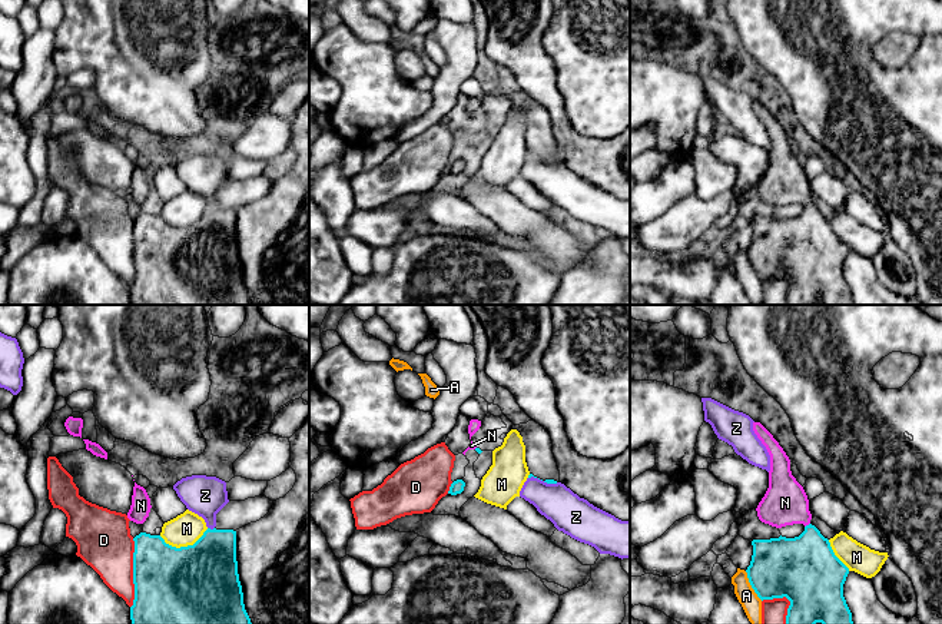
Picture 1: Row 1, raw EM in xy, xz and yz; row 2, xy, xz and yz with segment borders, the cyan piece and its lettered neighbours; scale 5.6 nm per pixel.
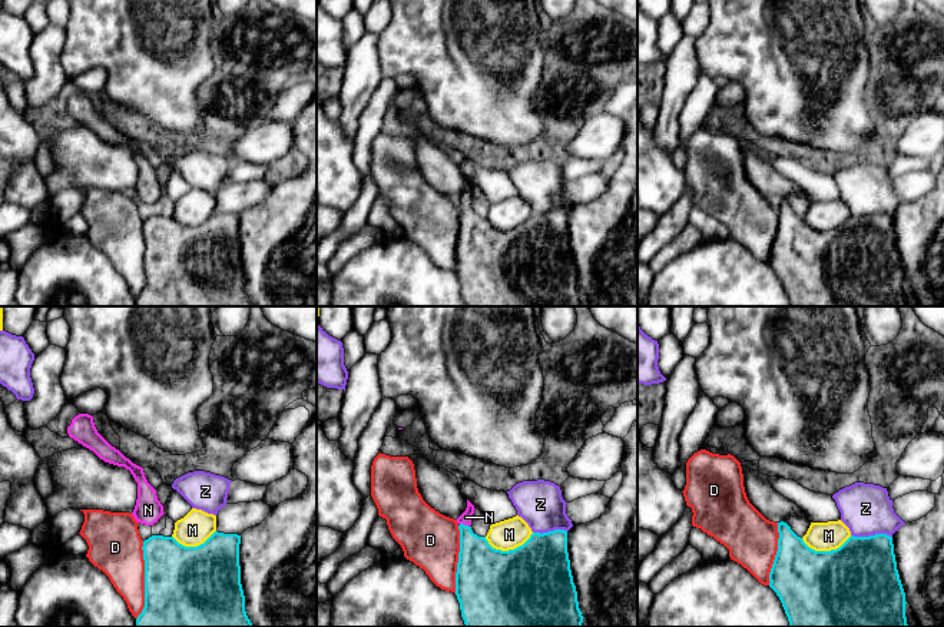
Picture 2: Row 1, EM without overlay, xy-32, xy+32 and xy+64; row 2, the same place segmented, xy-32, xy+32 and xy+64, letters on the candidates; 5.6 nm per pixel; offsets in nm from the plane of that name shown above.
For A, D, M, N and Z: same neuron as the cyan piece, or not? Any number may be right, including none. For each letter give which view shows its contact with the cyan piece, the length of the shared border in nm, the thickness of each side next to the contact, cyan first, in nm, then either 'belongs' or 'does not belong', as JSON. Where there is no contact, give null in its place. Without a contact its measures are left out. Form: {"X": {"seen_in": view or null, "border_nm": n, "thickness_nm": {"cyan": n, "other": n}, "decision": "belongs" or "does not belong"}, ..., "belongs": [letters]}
{"A": {"seen_in": "yz", "border_nm": 190, "thickness_nm": {"cyan": 340, "other": 110}, "decision": "does not belong"}, "D": {"seen_in": "xy", "border_nm": 400, "thickness_nm": {"cyan": 440, "other": 320}, "decision": "does not belong"}, "M": {"seen_in": "xy", "border_nm": 280, "thickness_nm": {"cyan": 440, "other": 180}, "decision": "does not belong"}, "N": {"seen_in": "yz", "border_nm": 40, "thickness_nm": {"cyan": 380, "other": 260}, "decision": "belongs"}, "Z": {"seen_in": "xy", "border_nm": 40, "thickness_nm": {"cyan": 360, "other": 220}, "decision": "does not belong"}, "belongs": ["N"]}

